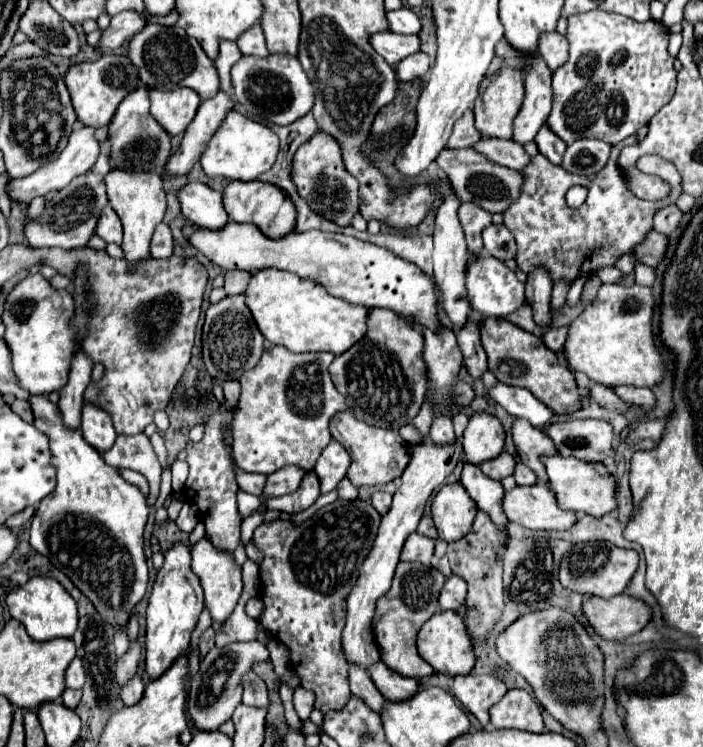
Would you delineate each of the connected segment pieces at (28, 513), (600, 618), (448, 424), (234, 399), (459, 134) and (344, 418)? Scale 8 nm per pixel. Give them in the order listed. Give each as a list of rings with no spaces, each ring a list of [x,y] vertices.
[[[28,506],[28,508],[24,508],[22,512],[18,512],[18,514],[10,516],[10,518],[6,520],[6,526],[8,526],[8,528],[12,528],[12,530],[20,530],[20,528],[24,528],[24,524],[26,524],[32,516],[34,516],[34,508],[32,508],[32,506]]]
[[[618,594],[610,600],[592,596],[584,600],[582,612],[600,638],[618,642],[640,632],[650,620],[650,608],[628,594]]]
[[[442,416],[438,420],[432,422],[430,428],[430,440],[438,446],[448,446],[448,444],[456,444],[456,434],[454,434],[454,426],[452,420],[448,416]]]
[[[228,380],[222,383],[224,390],[224,398],[227,402],[230,402],[232,406],[236,407],[240,395],[240,383],[239,380]]]
[[[466,110],[466,114],[454,124],[454,130],[446,148],[472,148],[478,140],[482,140],[482,134],[474,126],[472,110]]]
[[[338,412],[330,420],[330,434],[336,442],[340,442],[346,452],[352,458],[352,464],[348,468],[346,478],[356,486],[376,486],[376,484],[386,484],[402,476],[406,464],[408,464],[408,452],[406,452],[406,442],[400,438],[396,430],[390,428],[374,428],[364,424],[362,420],[356,420],[350,412]]]

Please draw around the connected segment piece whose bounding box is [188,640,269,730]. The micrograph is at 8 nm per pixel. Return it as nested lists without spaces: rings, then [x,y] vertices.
[[[258,640],[254,642],[230,642],[224,648],[212,648],[200,662],[198,674],[192,678],[190,690],[190,716],[196,730],[218,730],[220,724],[232,718],[234,708],[242,702],[242,676],[250,672],[252,664],[269,659],[266,646]]]

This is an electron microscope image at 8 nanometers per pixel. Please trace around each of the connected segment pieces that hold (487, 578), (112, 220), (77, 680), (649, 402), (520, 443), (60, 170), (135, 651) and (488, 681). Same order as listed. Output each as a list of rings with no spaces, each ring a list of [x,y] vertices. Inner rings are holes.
[[[478,512],[476,520],[470,528],[470,532],[458,540],[448,544],[448,558],[452,572],[460,574],[468,584],[468,596],[466,596],[466,630],[472,638],[478,642],[484,642],[494,626],[502,618],[504,608],[504,588],[502,588],[502,554],[506,548],[506,532],[498,530],[488,514]]]
[[[110,206],[104,208],[104,212],[98,220],[98,226],[96,226],[96,234],[100,238],[104,238],[106,242],[122,244],[122,224],[120,224],[118,214]]]
[[[74,658],[66,670],[66,686],[68,688],[82,688],[84,686],[84,680],[86,680],[86,670],[84,670],[84,664],[82,660]]]
[[[618,386],[616,394],[624,400],[630,400],[632,404],[638,404],[642,408],[654,408],[656,396],[648,388],[634,388],[634,386]]]
[[[514,420],[512,424],[512,440],[518,450],[518,458],[540,478],[546,480],[546,470],[544,464],[540,462],[540,456],[554,454],[554,442],[550,436],[546,436],[544,430],[530,426],[526,420]]]
[[[88,126],[74,130],[70,134],[70,140],[66,144],[66,148],[62,150],[62,154],[60,154],[60,158],[56,162],[44,164],[40,170],[36,170],[34,174],[30,174],[30,176],[26,176],[22,180],[10,180],[8,182],[8,196],[10,196],[10,200],[30,202],[34,196],[44,196],[44,194],[48,194],[52,190],[60,190],[66,184],[70,184],[70,180],[74,180],[76,176],[82,176],[82,172],[88,172],[94,166],[94,162],[96,162],[96,158],[100,154],[100,142],[96,140],[94,132],[96,130]]]
[[[138,642],[132,644],[128,648],[128,652],[118,660],[116,664],[116,682],[118,686],[126,686],[126,682],[136,674],[136,668],[138,668],[138,660],[140,660],[140,646]]]
[[[462,674],[454,678],[454,696],[486,728],[488,710],[508,692],[506,684],[490,674]]]

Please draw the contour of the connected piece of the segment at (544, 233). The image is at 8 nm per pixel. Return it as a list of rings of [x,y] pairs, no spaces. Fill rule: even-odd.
[[[642,126],[636,134],[614,144],[606,168],[598,172],[594,180],[588,180],[586,176],[574,176],[562,166],[550,164],[550,160],[546,160],[542,154],[532,158],[532,162],[522,170],[526,178],[522,196],[504,212],[504,224],[514,234],[518,244],[516,262],[524,274],[530,274],[534,268],[546,268],[552,282],[568,280],[572,284],[576,278],[590,278],[604,266],[616,266],[620,256],[632,254],[634,248],[646,240],[648,232],[654,230],[654,212],[666,204],[676,204],[678,196],[682,194],[678,170],[674,164],[658,156],[638,158],[636,168],[644,174],[656,174],[670,182],[672,194],[664,200],[648,202],[630,192],[624,172],[618,166],[618,156],[624,146],[634,144],[634,138],[644,138],[646,132],[648,126]],[[574,184],[588,186],[588,198],[580,208],[570,208],[564,200],[568,188]]]

